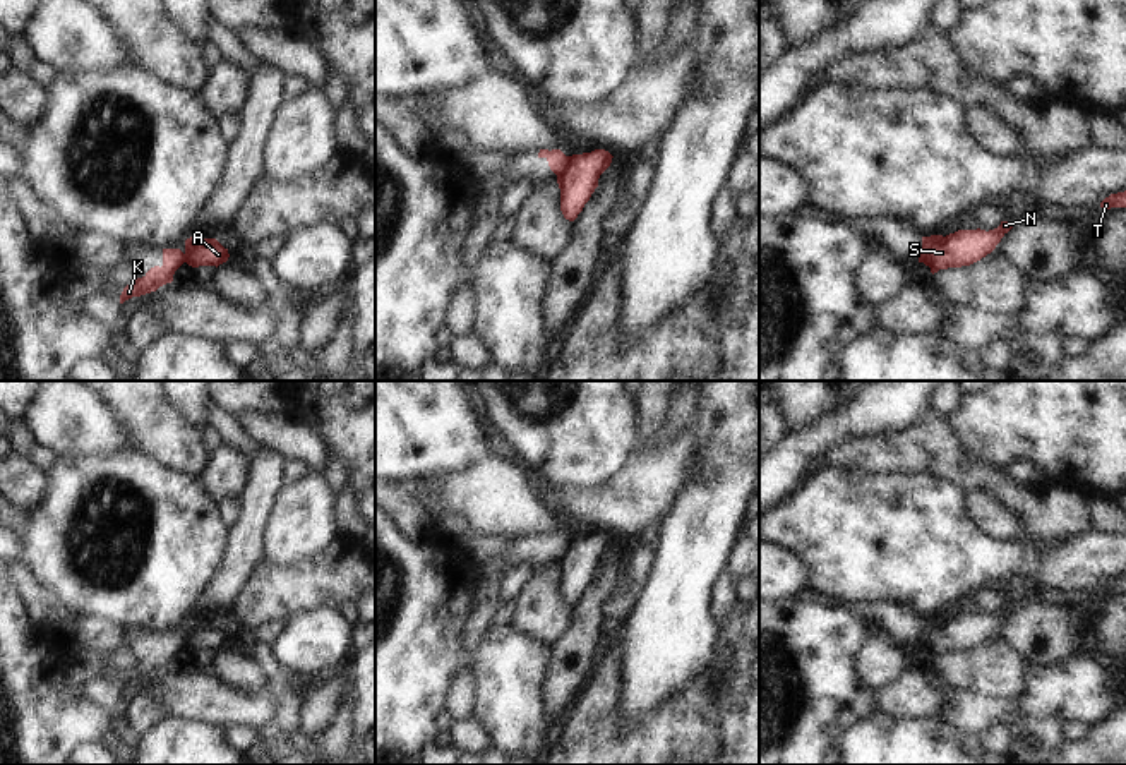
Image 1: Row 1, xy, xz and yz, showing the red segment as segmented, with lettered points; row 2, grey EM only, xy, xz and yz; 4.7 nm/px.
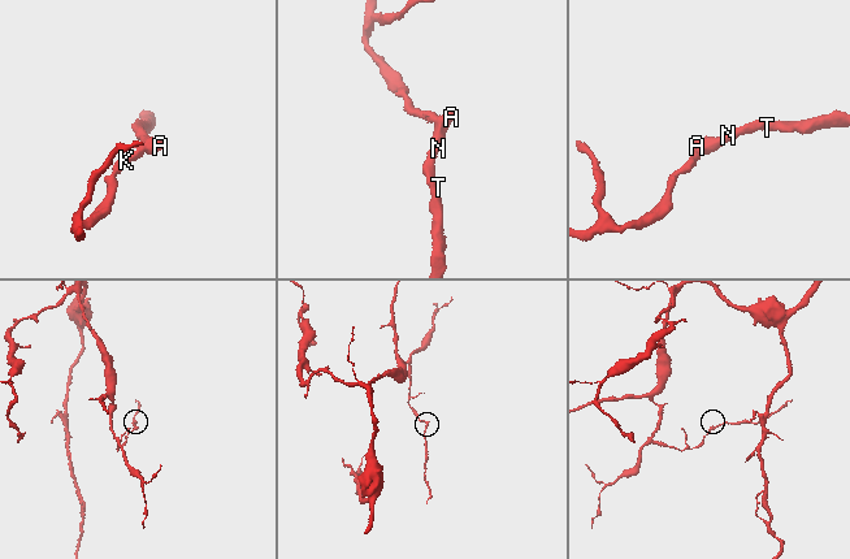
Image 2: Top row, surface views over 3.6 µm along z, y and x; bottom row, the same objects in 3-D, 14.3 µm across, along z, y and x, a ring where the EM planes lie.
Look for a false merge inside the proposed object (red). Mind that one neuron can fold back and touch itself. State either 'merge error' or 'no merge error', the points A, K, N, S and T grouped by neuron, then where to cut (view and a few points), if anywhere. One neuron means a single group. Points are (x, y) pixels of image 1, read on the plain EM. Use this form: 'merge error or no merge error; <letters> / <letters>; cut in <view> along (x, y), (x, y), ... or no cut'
merge error; A N S T / K; cut in xz along (568, 541), (568, 548), (557, 561)

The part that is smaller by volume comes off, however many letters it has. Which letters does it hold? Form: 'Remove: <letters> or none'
Remove: A, N, S, T

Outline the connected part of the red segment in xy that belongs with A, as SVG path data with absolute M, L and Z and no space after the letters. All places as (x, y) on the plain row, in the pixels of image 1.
M190 621L185 624L183 647L192 652L199 650L219 650L230 642L228 633L225 633L216 623Z

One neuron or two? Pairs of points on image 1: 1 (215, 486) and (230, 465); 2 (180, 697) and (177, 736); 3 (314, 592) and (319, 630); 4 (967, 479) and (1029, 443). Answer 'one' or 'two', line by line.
1: one
2: two
3: two
4: two

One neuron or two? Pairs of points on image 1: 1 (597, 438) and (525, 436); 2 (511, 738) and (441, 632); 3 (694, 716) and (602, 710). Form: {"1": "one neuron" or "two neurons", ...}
{"1": "one neuron", "2": "one neuron", "3": "one neuron"}

